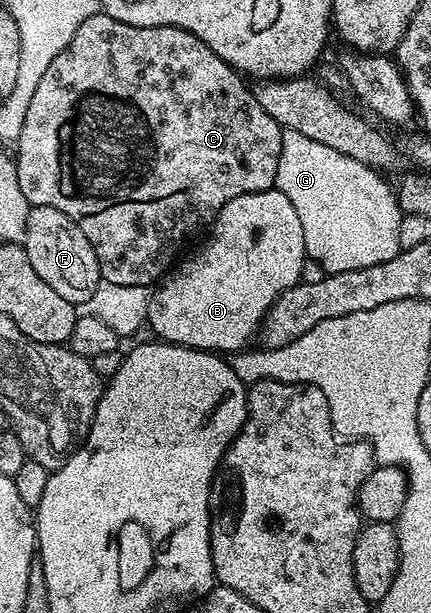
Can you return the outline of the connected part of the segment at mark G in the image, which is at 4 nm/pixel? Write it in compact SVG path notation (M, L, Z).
M301 137L283 138L275 188L295 206L303 226L307 258L320 264L325 274L351 272L352 269L383 264L402 249L404 212L393 186L390 187L383 179L381 172L336 152L336 149L328 149L328 145L320 145L320 141L308 141Z

